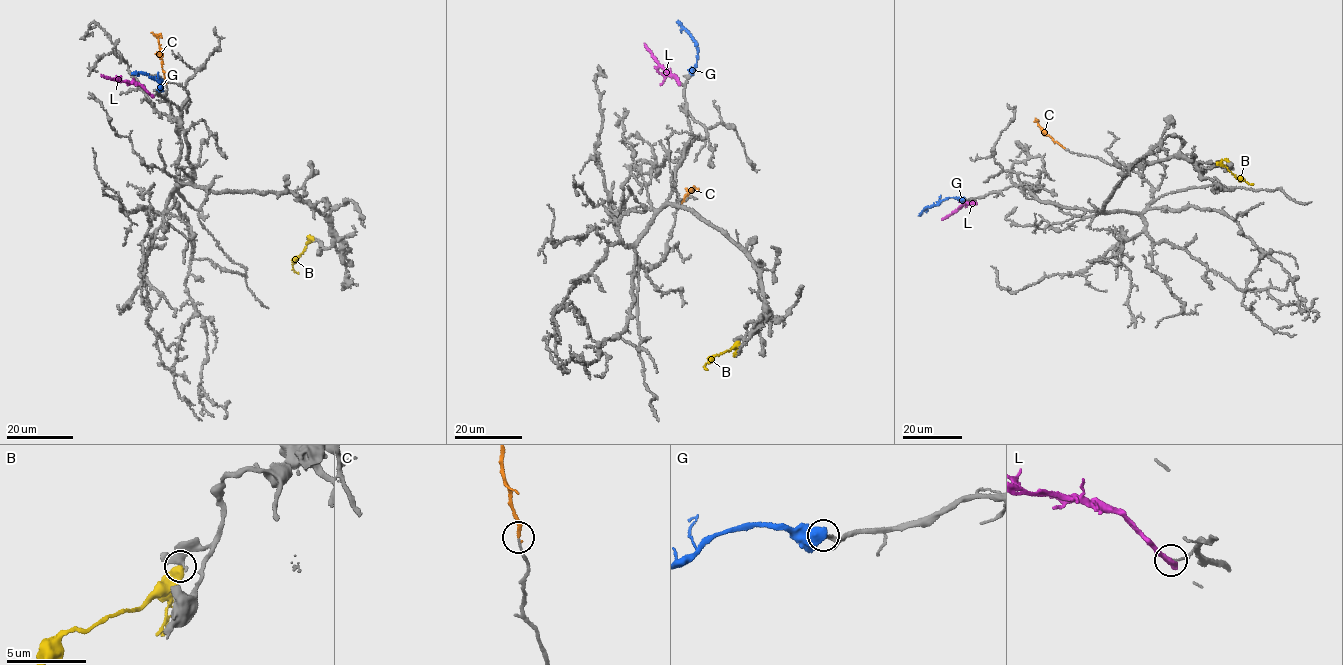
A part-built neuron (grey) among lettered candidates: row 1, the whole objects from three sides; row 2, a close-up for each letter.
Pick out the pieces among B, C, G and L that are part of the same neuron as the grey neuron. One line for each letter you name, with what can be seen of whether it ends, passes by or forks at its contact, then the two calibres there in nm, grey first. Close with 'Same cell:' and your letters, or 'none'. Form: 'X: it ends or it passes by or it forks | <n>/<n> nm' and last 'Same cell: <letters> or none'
C: it ends | 140/220 nm
G: it ends | 280/700 nm
Same cell: C, G

